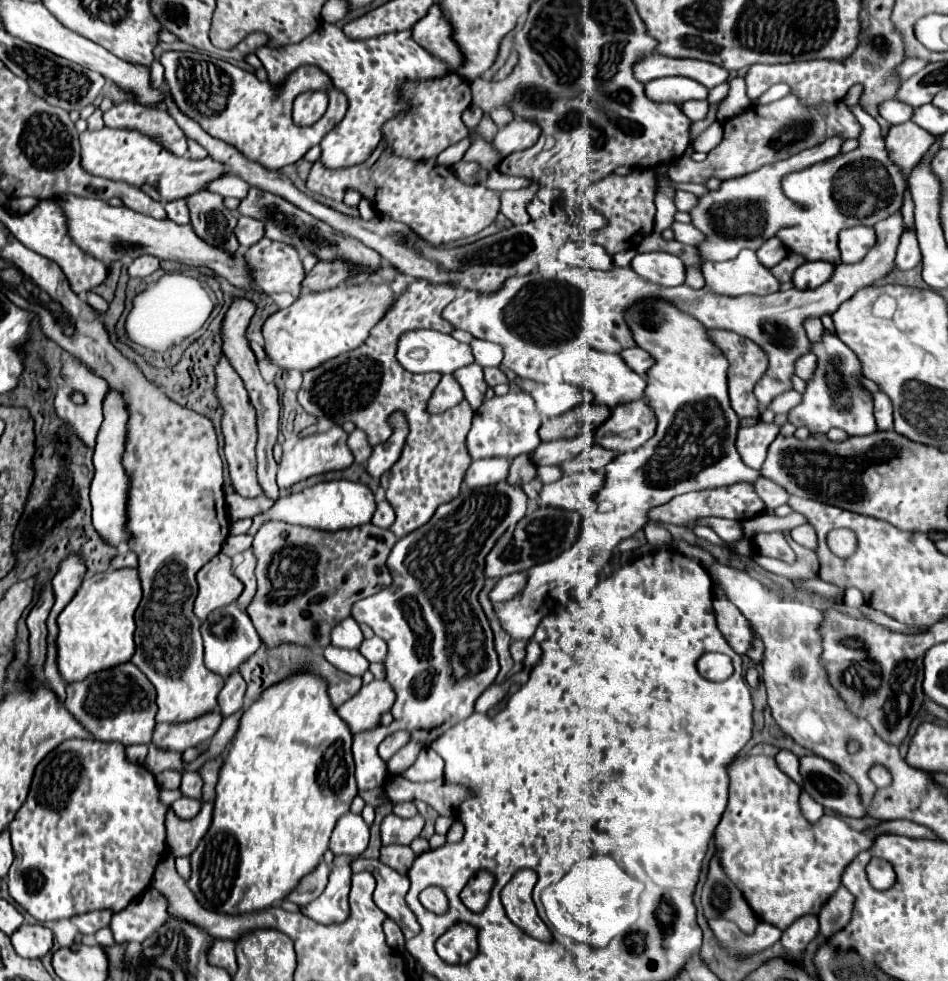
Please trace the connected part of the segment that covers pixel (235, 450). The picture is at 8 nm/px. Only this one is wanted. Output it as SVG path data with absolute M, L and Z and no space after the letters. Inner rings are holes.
M225 356L219 360L217 368L217 398L221 400L221 406L225 410L223 414L223 436L225 436L225 456L229 462L229 474L231 482L239 496L243 498L257 498L263 494L259 482L257 482L257 458L255 458L255 444L257 444L257 428L255 428L255 408L249 402L249 396L245 392L245 386L241 384L241 378L237 372L233 372L233 366L225 360Z

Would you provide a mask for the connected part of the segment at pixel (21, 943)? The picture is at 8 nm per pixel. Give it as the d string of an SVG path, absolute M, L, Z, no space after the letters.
M25 924L13 932L11 942L19 956L23 958L41 958L53 948L53 934L41 924Z

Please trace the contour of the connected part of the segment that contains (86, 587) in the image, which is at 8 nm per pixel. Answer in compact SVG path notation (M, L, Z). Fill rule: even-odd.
M107 570L85 578L73 600L57 618L57 668L67 684L85 680L89 674L115 668L131 660L135 652L133 614L141 602L137 570Z

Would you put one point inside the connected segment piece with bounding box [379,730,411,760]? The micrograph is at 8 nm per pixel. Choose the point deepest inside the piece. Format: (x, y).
(396, 741)

